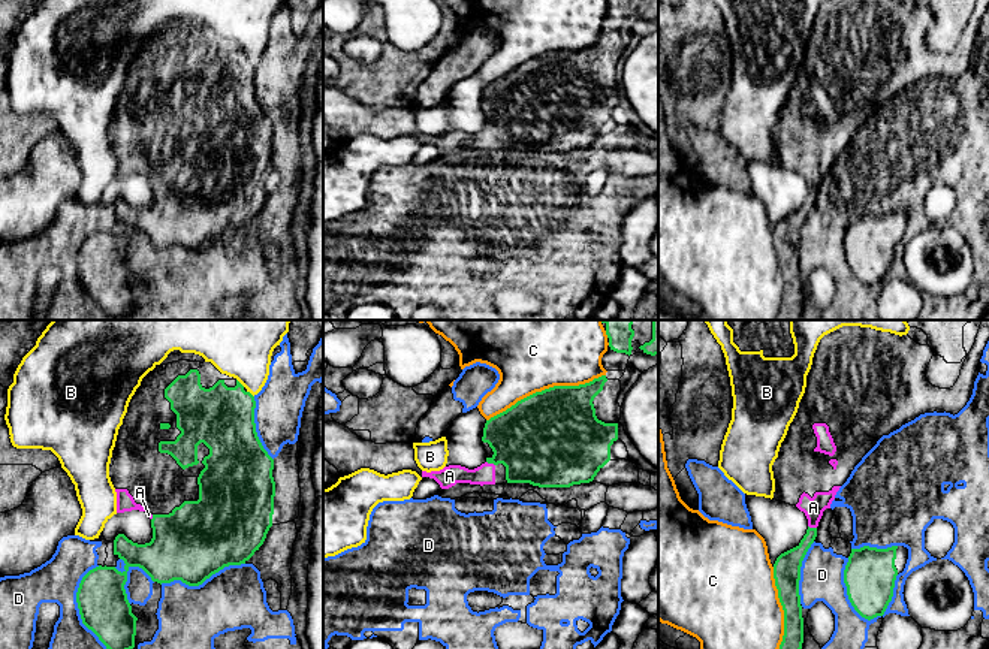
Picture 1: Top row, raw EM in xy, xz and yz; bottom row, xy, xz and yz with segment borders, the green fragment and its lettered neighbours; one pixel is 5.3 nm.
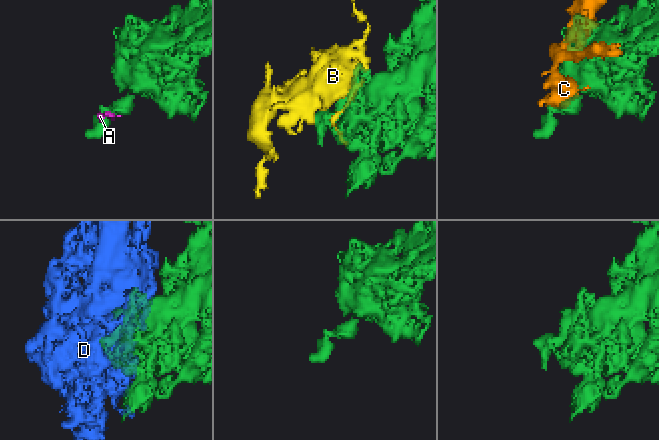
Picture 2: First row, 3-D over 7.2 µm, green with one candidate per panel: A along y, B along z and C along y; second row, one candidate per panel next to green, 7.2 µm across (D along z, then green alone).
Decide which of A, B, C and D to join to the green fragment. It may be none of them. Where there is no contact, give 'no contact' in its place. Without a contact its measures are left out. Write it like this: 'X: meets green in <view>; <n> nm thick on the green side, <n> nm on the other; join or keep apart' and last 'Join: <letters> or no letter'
A: meets green in xz; 400 nm thick on the green side, 110 nm on the other; join
B: meets green in xy; 340 nm thick on the green side, 260 nm on the other; keep apart
C: meets green in xz; 480 nm thick on the green side, 320 nm on the other; keep apart
D: meets green in yz; 280 nm thick on the green side, 240 nm on the other; keep apart
Join: A

